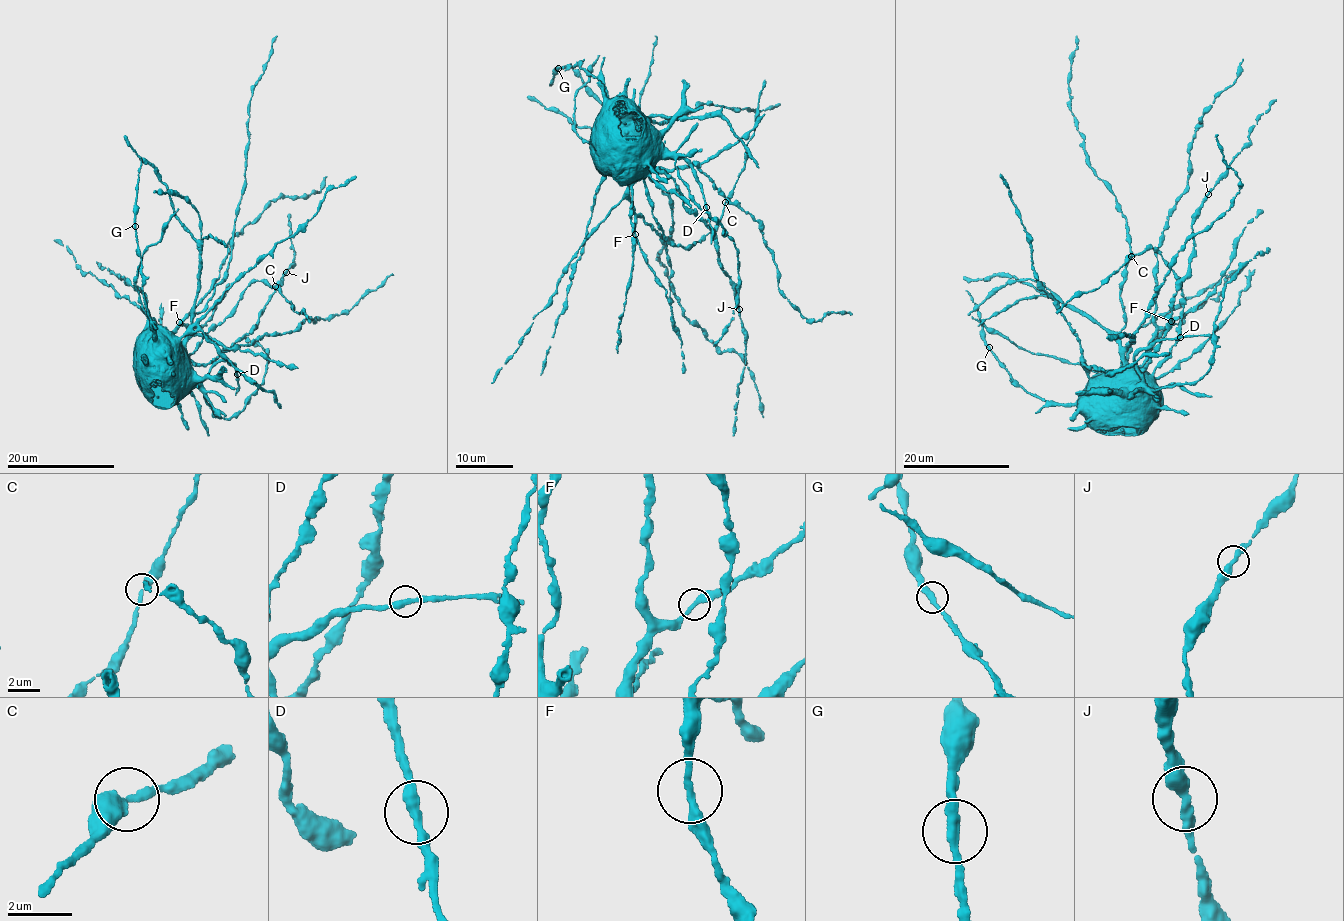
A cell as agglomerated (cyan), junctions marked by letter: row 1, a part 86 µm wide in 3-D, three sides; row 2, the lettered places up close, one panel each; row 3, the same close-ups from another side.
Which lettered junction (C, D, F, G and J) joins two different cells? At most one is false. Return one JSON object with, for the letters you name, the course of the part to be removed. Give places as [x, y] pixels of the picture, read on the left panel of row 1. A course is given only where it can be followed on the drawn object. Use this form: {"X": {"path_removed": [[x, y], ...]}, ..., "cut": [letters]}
{"cut": []}

